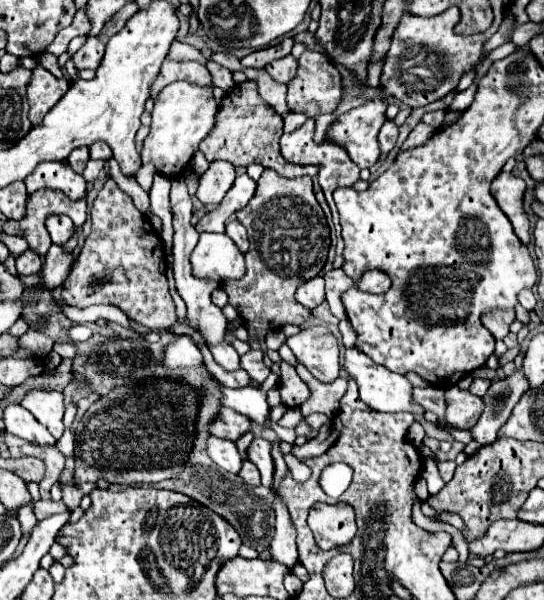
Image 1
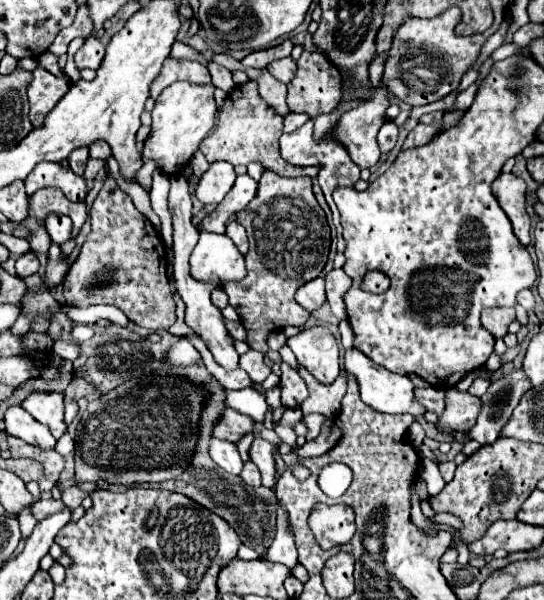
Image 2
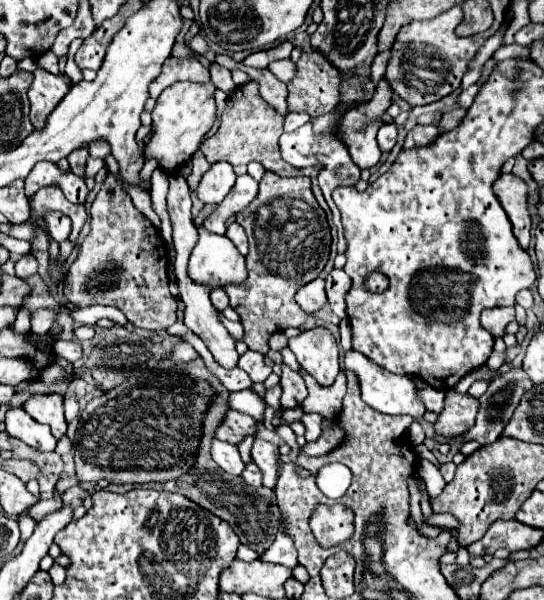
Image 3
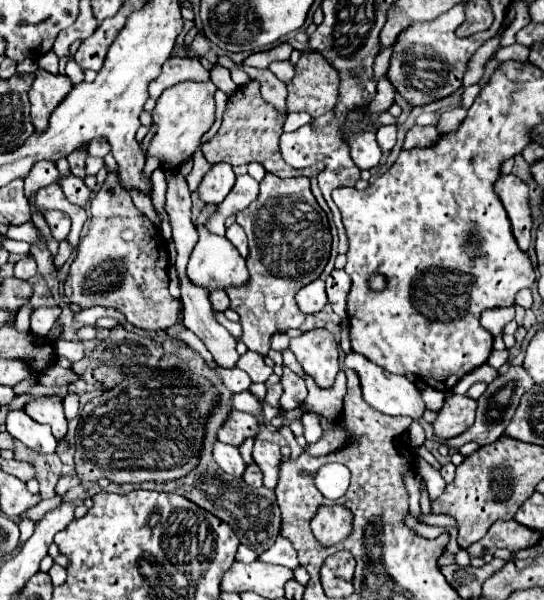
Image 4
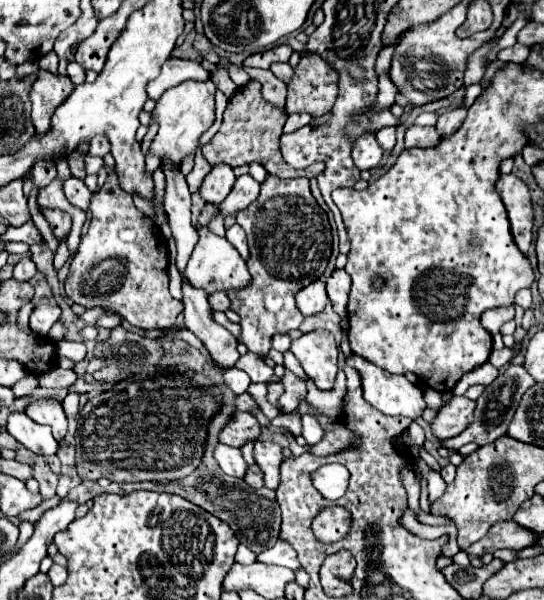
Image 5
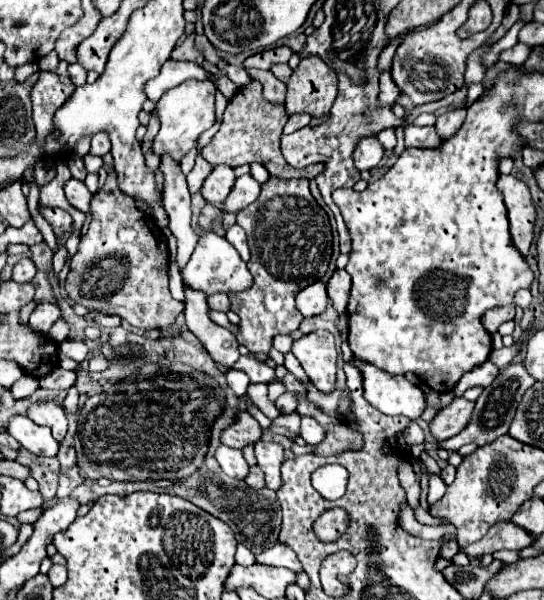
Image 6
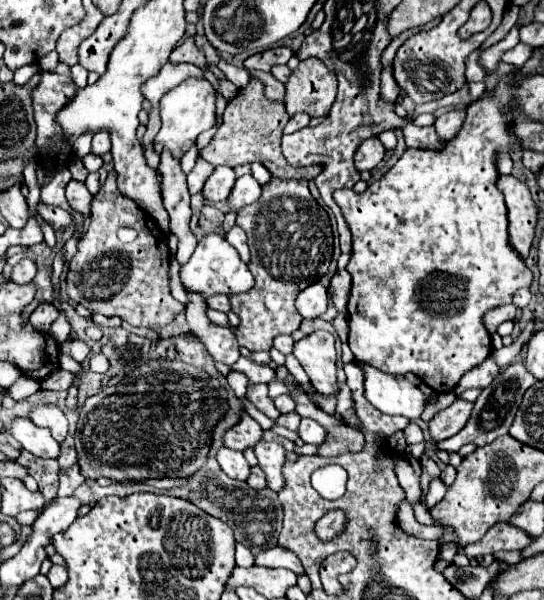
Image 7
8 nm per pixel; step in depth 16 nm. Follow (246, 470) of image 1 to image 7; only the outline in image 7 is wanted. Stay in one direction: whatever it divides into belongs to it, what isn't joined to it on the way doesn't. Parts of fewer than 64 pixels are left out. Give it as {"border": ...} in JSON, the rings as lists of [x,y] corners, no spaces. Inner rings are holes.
{"border":[[[254,466],[254,468],[252,468],[252,474],[250,474],[250,478],[248,478],[248,486],[256,488],[256,490],[268,488],[268,486],[266,486],[266,474],[264,474],[258,466]]]}

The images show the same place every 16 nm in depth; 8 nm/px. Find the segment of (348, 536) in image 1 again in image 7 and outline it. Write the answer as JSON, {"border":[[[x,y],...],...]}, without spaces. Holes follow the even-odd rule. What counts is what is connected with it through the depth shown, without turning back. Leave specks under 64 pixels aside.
{"border":[[[332,510],[332,512],[328,512],[328,514],[322,516],[322,518],[318,520],[318,524],[316,524],[316,534],[318,534],[318,538],[330,540],[330,538],[338,536],[338,534],[344,530],[344,522],[346,522],[346,518],[344,518],[344,512],[342,512],[342,510]]]}

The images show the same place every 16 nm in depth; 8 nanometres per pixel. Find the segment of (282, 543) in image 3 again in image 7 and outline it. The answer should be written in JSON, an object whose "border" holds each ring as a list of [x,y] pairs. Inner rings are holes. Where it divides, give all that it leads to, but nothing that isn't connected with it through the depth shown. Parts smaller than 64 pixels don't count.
{"border":[[[280,546],[270,548],[270,550],[262,552],[262,554],[258,554],[254,558],[254,564],[256,566],[266,566],[266,568],[288,568],[288,570],[292,570],[298,576],[304,574],[304,568],[302,568],[300,560],[290,550],[284,550]]]}

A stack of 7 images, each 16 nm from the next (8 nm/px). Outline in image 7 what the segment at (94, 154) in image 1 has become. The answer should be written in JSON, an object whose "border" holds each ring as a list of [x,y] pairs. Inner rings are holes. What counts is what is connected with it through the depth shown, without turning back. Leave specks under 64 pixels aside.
{"border":[[[96,132],[94,140],[92,140],[92,154],[106,154],[110,152],[110,140],[108,140],[108,132]]]}

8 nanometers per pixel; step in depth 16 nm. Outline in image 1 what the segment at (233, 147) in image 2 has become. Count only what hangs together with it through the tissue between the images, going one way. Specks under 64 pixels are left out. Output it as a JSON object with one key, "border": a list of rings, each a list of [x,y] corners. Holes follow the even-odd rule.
{"border":[[[248,80],[244,84],[234,86],[226,94],[224,106],[216,116],[216,128],[212,130],[212,134],[208,134],[200,142],[200,152],[206,156],[208,162],[226,160],[234,166],[248,166],[252,162],[258,162],[264,168],[270,168],[284,178],[316,176],[318,174],[316,166],[296,166],[296,164],[290,164],[288,160],[282,158],[280,144],[278,144],[280,136],[284,133],[282,129],[283,117],[276,114],[276,110],[260,98],[260,94],[256,90],[256,82]]]}

